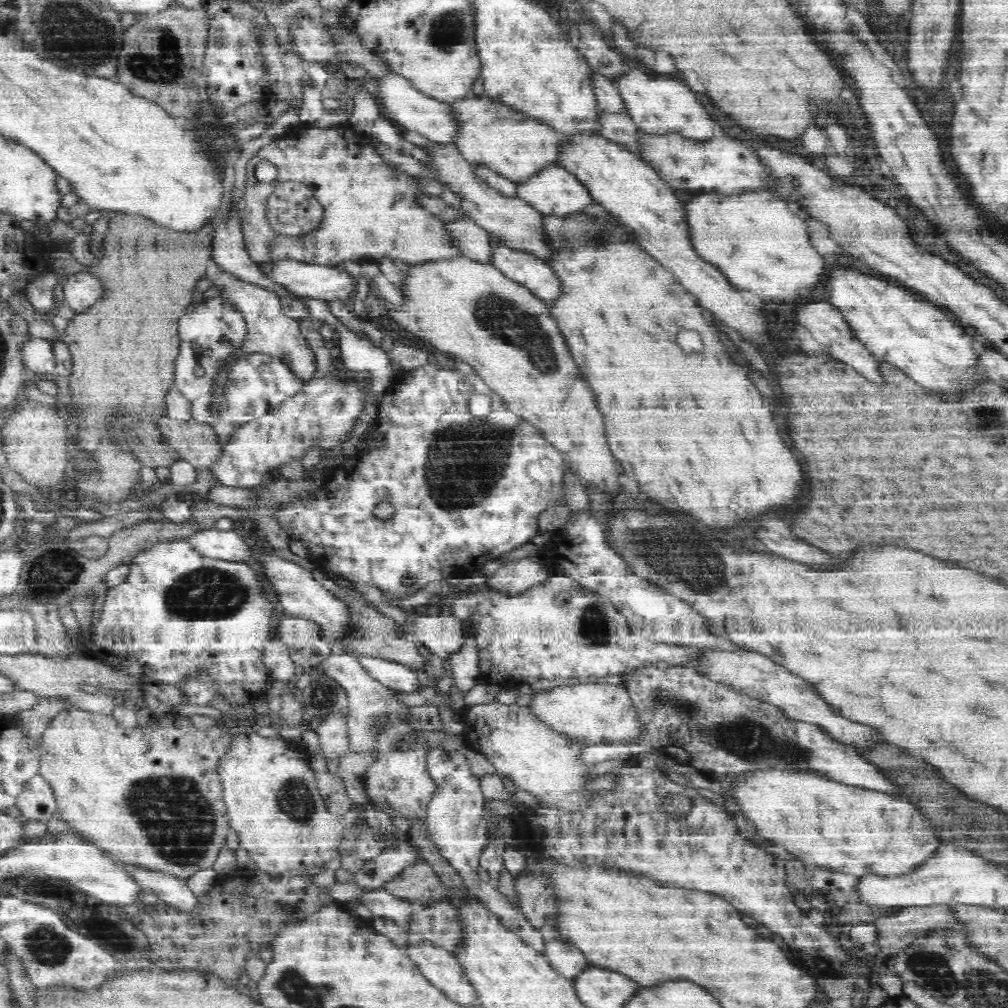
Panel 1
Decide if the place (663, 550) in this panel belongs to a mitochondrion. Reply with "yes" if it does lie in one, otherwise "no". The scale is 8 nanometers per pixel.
yes

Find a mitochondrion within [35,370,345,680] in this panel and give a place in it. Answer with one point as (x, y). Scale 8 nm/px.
(207, 592)

